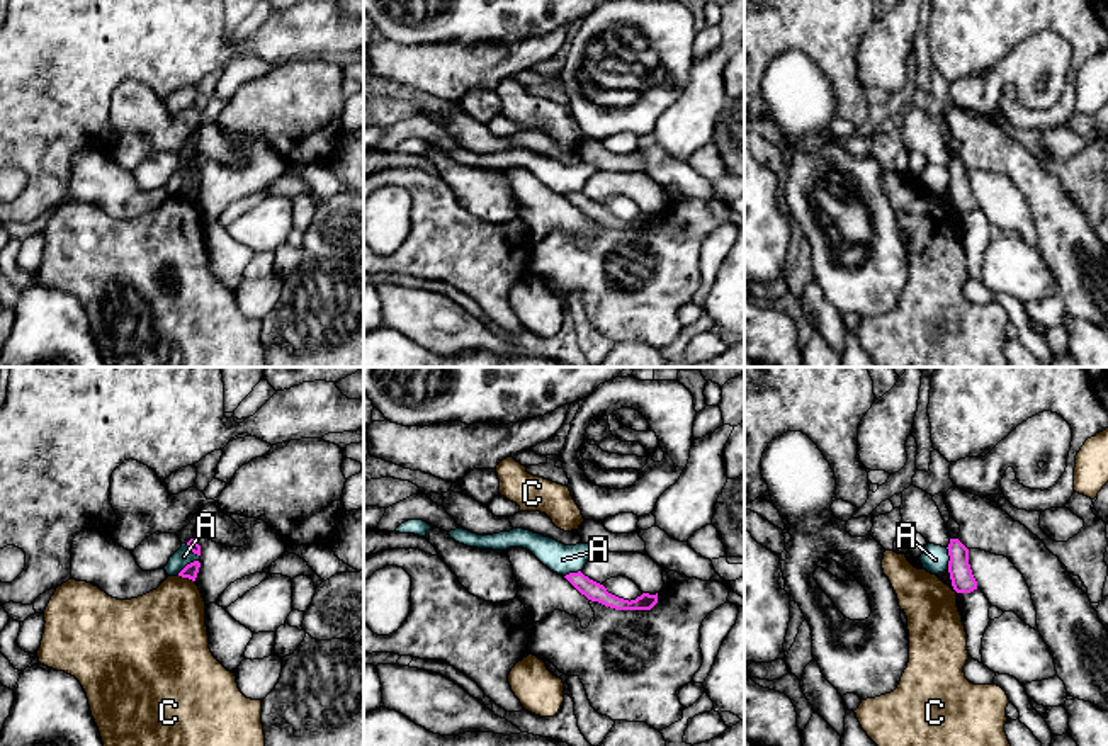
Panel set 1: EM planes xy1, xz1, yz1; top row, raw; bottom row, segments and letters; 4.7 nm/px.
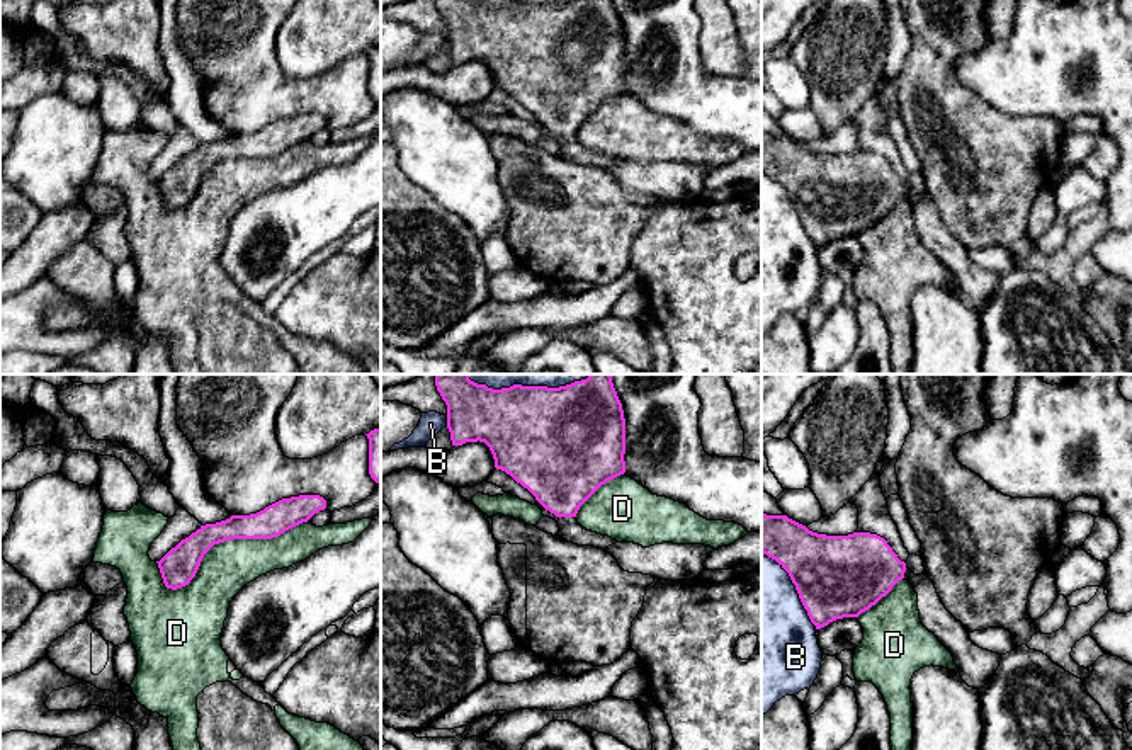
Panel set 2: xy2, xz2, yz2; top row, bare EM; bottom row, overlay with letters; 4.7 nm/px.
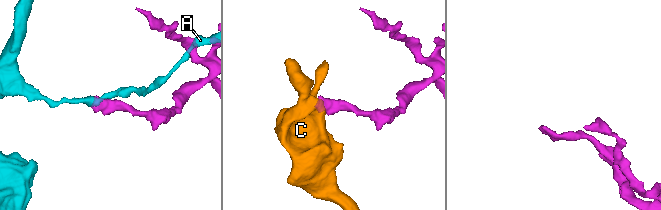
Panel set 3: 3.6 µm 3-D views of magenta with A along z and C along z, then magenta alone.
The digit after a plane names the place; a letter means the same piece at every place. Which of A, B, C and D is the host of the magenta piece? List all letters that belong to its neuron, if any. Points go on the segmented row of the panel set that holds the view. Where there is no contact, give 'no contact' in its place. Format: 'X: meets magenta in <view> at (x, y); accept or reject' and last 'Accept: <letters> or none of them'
A: meets magenta in xy1 at (187, 565); reject
B: meets magenta in yz2 at (796, 589); reject
C: meets magenta in xy1 at (187, 576); reject
D: meets magenta in xy2 at (228, 539); reject
Accept: none of them

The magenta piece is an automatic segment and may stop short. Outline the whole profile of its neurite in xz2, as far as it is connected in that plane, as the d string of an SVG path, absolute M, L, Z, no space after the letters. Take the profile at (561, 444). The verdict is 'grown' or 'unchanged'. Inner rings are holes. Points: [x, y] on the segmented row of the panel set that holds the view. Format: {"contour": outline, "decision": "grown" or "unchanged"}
{"contour": "M435 374L435 386L447 405L452 446L484 442L493 454L495 468L510 474L559 519L559 536L564 541L598 549L617 543L608 536L583 529L576 520L580 507L602 485L625 473L625 418L610 374L590 374L586 379L559 388L513 384L501 389L478 384L469 379L469 374Z", "decision": "grown"}

